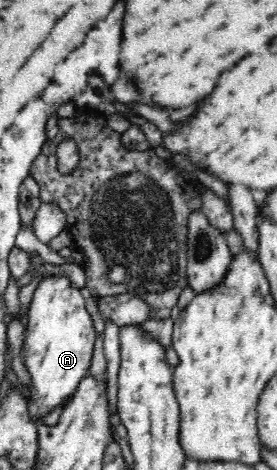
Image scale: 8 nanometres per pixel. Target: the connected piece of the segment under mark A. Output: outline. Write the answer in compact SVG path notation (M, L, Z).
M67 275L43 278L30 303L23 348L24 366L30 373L30 388L24 388L31 420L44 428L41 419L48 411L60 409L78 389L78 383L89 372L96 343L92 317L88 314L80 288L72 287Z

